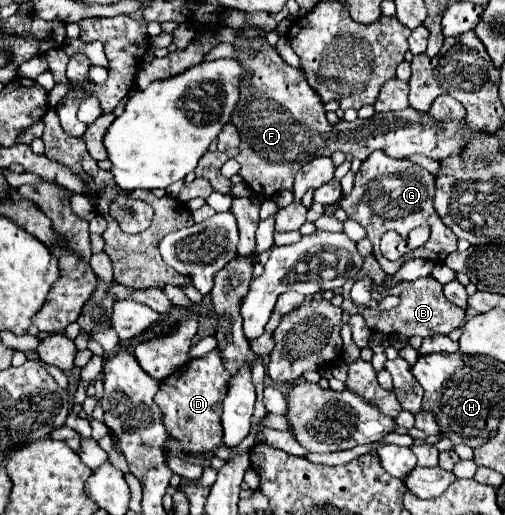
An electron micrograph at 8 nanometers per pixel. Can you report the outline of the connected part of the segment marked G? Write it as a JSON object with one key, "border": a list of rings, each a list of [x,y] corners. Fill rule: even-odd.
{"border":[[[373,152],[373,156],[369,156],[361,164],[361,170],[355,176],[355,186],[351,194],[341,198],[341,208],[347,212],[351,220],[359,222],[365,228],[367,238],[371,240],[373,246],[373,254],[388,275],[395,274],[407,258],[427,258],[431,262],[443,264],[447,254],[457,250],[457,236],[453,236],[453,232],[445,228],[445,224],[441,222],[441,218],[437,216],[433,208],[433,192],[435,192],[435,176],[431,172],[427,172],[425,168],[417,166],[411,160],[397,160],[397,158],[385,156],[383,152]],[[383,196],[387,196],[389,200],[383,200]],[[417,226],[431,228],[431,238],[427,240],[425,246],[413,250],[411,254],[397,261],[386,260],[382,256],[379,251],[379,242],[385,232],[395,230],[405,236],[409,230]]]}

